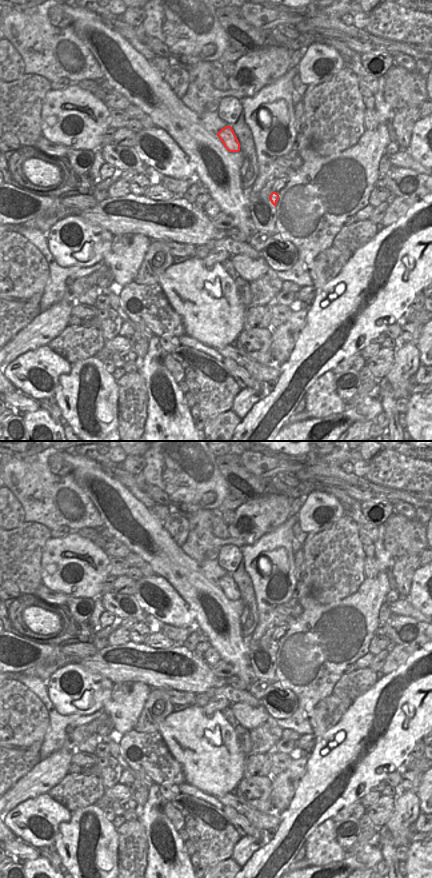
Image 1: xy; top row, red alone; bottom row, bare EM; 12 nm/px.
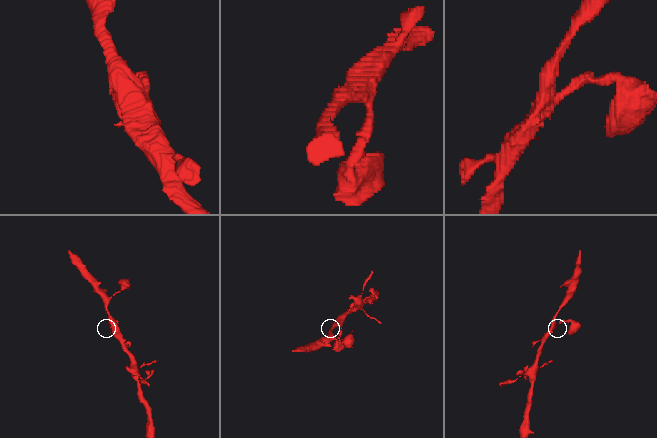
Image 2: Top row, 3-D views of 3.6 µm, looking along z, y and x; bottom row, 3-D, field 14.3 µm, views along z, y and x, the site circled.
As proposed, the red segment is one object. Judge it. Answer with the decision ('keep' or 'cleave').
keep

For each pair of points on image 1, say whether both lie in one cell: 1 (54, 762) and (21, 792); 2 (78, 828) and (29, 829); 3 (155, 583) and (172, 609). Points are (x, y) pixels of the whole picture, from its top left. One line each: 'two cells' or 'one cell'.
1: one cell
2: two cells
3: one cell

